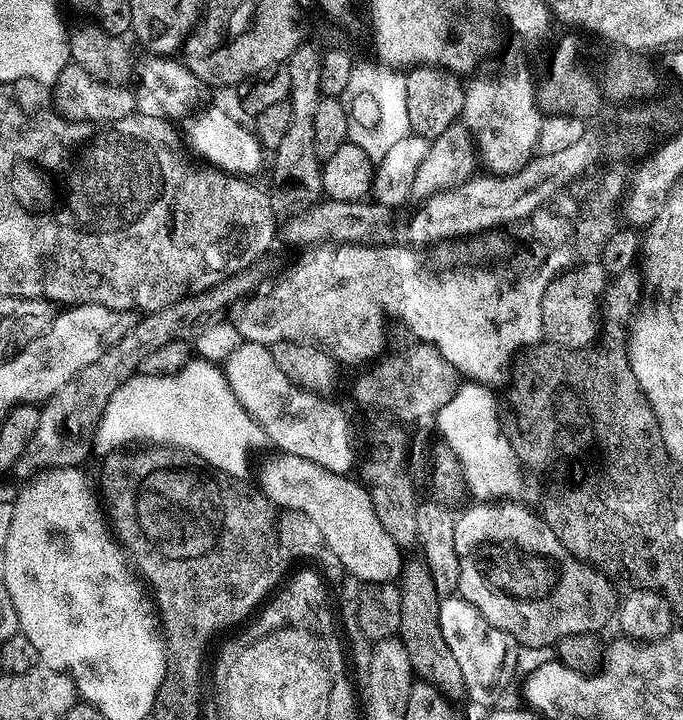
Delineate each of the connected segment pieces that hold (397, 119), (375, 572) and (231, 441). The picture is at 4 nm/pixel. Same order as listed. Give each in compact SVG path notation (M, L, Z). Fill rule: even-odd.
M353 67L350 74L350 86L346 86L343 99L346 101L348 112L348 140L357 144L373 162L378 162L387 152L394 150L397 142L402 142L410 134L410 118L406 114L406 84L403 79L394 74L375 76L368 68Z
M283 454L272 455L276 456L270 457L261 466L260 481L258 481L259 489L269 500L279 502L290 510L308 514L324 530L324 536L328 536L328 540L332 540L333 550L340 552L344 564L348 564L348 568L352 568L352 572L356 572L359 576L368 576L368 580L377 580L379 584L380 576L399 577L402 571L401 545L396 544L394 538L390 538L390 534L386 534L382 522L378 522L378 514L374 514L374 502L370 502L368 491L361 483L355 482L356 484L354 484L345 475L338 476L306 458Z
M199 358L189 360L186 367L173 376L137 374L118 386L118 390L114 390L114 394L106 402L94 440L104 450L116 450L126 439L142 438L145 434L148 434L156 446L167 446L172 450L188 448L192 450L193 457L233 478L247 477L248 451L251 448L265 447L266 444L263 430L257 426L254 418L250 418L250 414L246 414L238 398L234 398L234 392L230 390L223 371L213 361Z

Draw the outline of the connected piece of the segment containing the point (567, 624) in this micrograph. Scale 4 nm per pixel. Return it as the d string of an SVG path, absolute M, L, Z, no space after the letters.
M476 502L473 508L468 509L463 515L456 516L456 525L454 526L454 550L458 550L458 574L460 575L459 595L464 597L466 602L470 602L470 606L474 606L478 610L478 614L482 614L482 618L486 618L486 622L490 622L498 628L504 630L506 634L510 634L515 638L517 644L528 648L544 648L547 646L555 646L559 640L566 638L570 634L586 634L587 632L596 634L608 624L608 619L613 619L614 609L618 604L618 596L612 593L613 585L607 577L601 575L595 568L583 564L578 558L574 558L574 554L570 554L566 550L566 546L562 546L562 542L558 542L558 538L549 528L548 524L539 515L536 516L523 503L513 502Z

